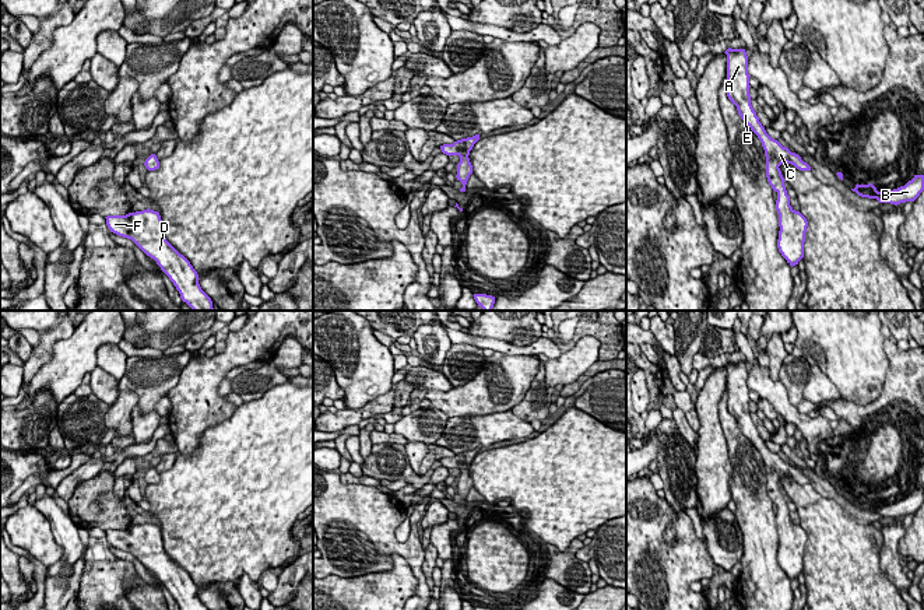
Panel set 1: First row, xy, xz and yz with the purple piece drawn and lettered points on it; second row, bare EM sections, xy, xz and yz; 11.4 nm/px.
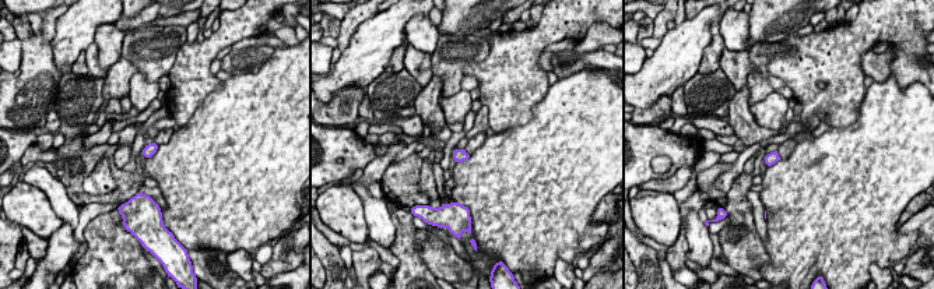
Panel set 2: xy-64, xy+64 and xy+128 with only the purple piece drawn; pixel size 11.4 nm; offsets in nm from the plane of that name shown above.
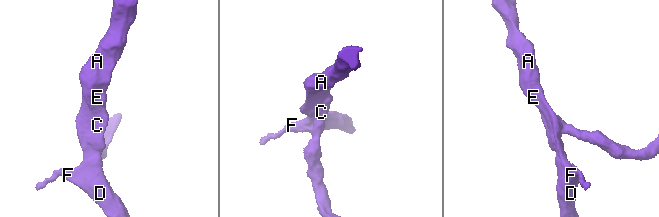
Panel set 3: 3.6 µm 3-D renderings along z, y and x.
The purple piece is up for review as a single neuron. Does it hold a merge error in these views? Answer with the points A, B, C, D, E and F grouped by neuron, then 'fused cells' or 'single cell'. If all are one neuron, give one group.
A B C D E F; single cell

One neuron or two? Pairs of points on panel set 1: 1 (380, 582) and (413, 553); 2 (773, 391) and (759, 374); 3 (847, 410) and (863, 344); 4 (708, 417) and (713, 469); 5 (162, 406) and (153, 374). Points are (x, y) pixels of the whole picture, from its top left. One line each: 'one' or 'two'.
1: two
2: one
3: two
4: one
5: two

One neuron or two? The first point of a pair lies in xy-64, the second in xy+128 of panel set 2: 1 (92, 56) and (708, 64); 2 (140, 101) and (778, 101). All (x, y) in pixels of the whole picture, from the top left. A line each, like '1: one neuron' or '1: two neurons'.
1: two neurons
2: one neuron

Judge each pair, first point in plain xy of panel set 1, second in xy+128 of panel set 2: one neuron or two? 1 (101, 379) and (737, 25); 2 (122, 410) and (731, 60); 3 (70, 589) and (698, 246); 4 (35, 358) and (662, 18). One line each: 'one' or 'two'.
1: two
2: two
3: two
4: one

